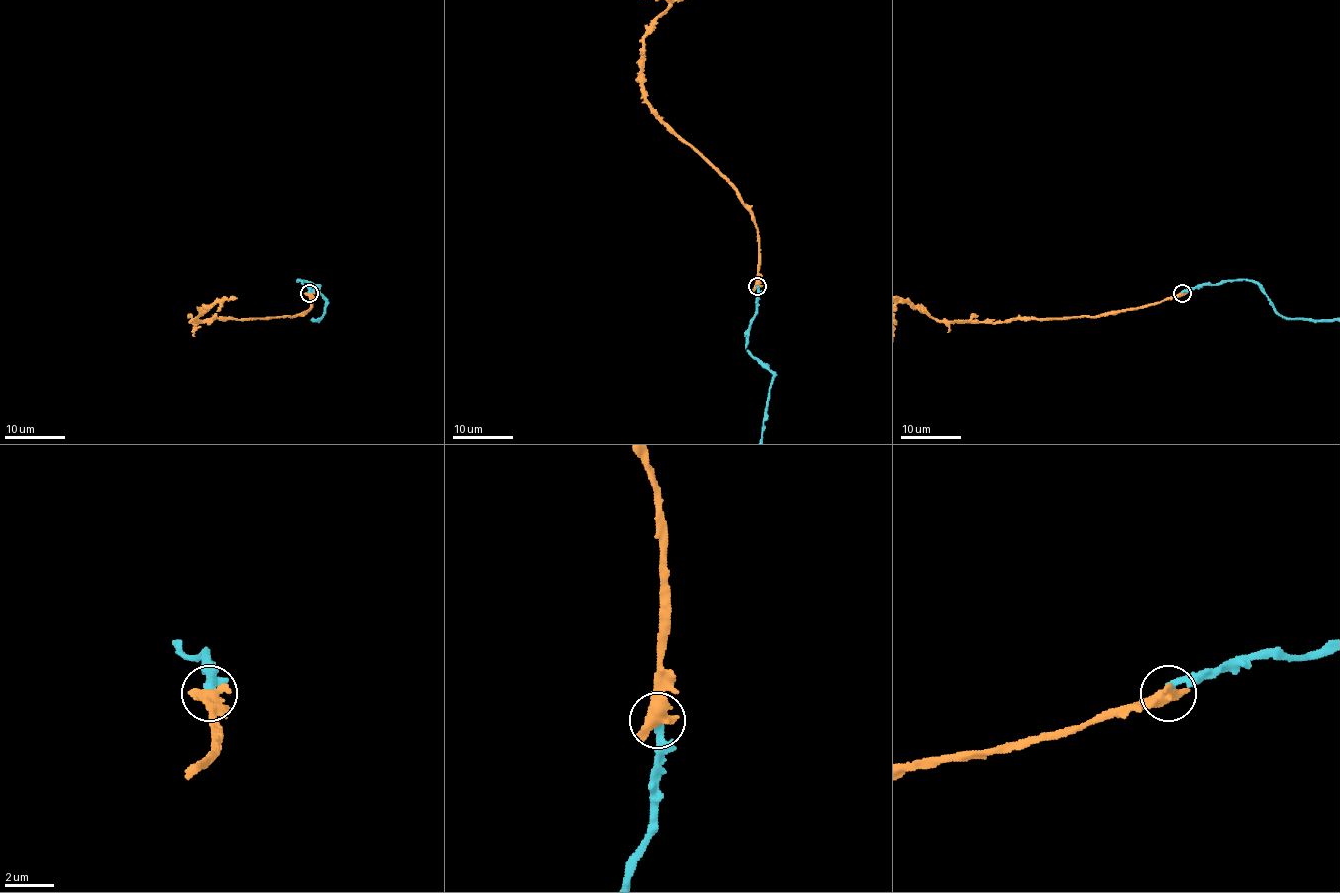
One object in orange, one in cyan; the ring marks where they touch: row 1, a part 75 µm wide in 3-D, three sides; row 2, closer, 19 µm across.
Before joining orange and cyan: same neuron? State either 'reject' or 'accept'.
reject

